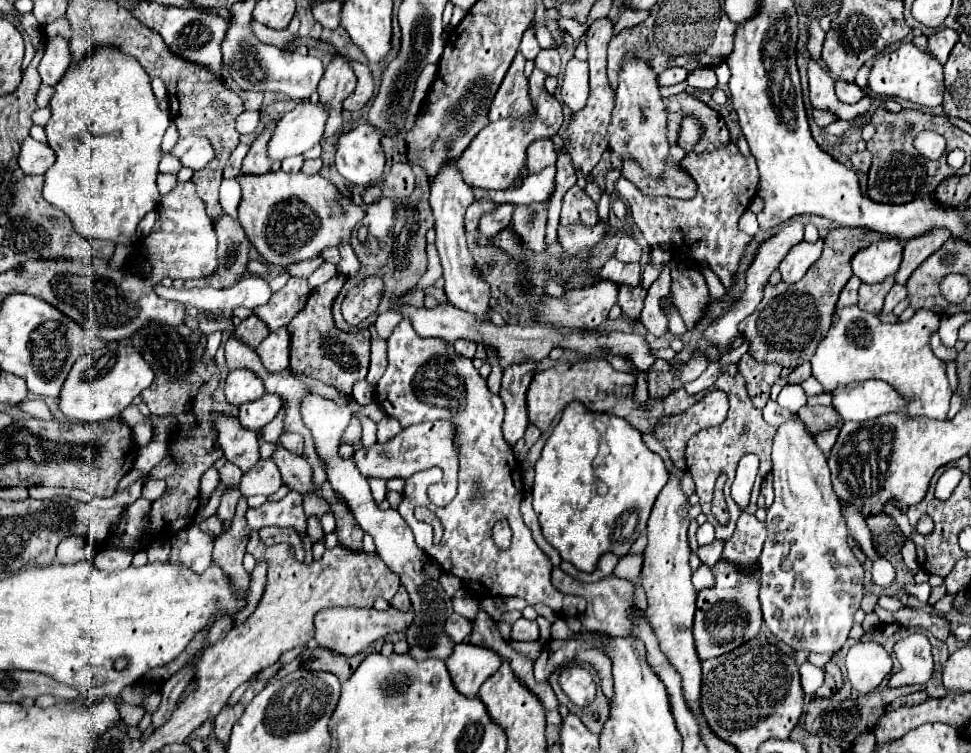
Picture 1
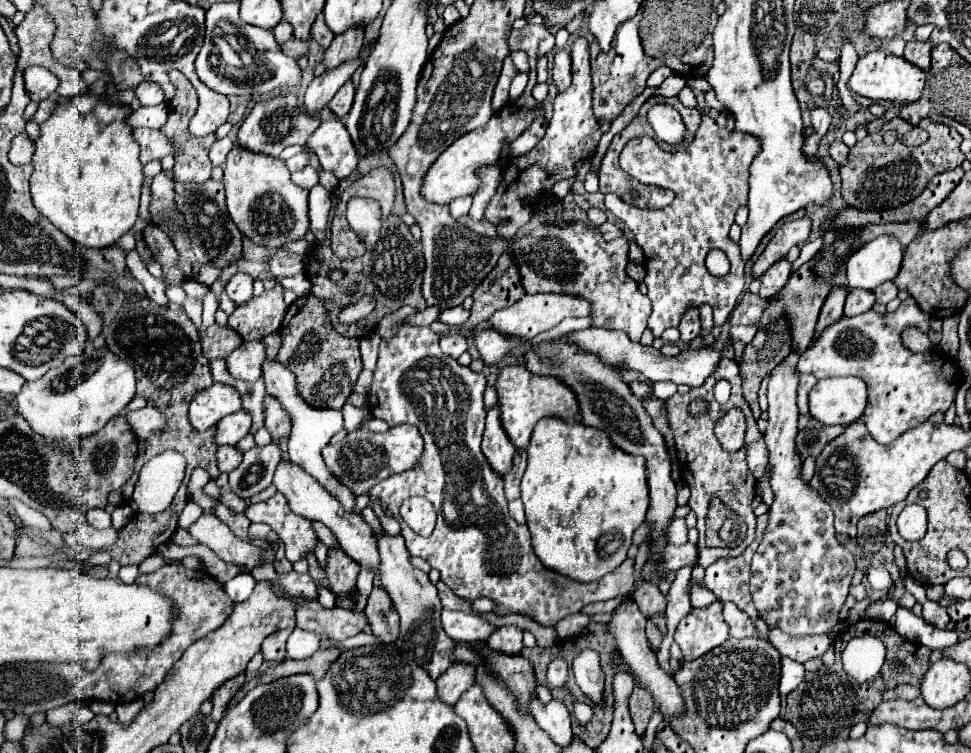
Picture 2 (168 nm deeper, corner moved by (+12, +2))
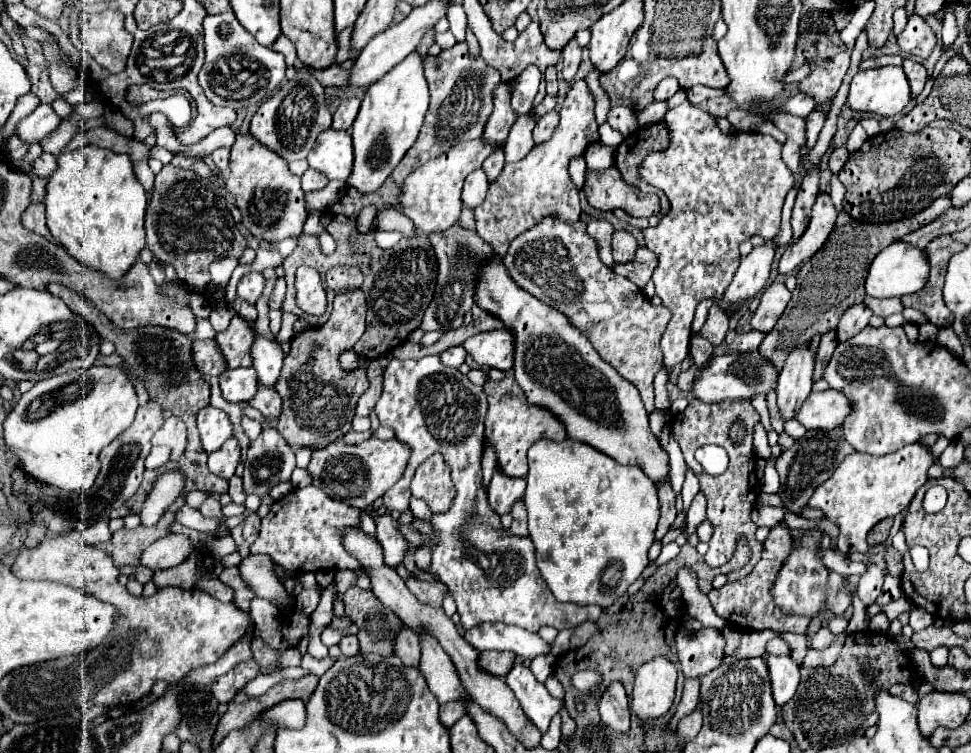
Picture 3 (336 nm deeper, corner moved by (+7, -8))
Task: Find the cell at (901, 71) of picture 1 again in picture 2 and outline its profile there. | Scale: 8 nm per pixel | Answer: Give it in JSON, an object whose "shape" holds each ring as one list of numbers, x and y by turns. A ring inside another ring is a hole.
{"shape":[[874,50,862,56,854,68,854,74,850,76,850,90,858,96,870,98,870,100,890,100,890,102,914,102,920,96,920,90,924,88,926,74,916,68,914,64,908,64,908,60,886,54,884,50]]}

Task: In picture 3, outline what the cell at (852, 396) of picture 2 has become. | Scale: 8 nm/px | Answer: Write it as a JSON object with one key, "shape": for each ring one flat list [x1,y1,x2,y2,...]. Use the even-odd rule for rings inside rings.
{"shape":[[839,390,811,392,797,412,797,420,807,430,833,430,843,426,845,418,853,412,853,404]]}

